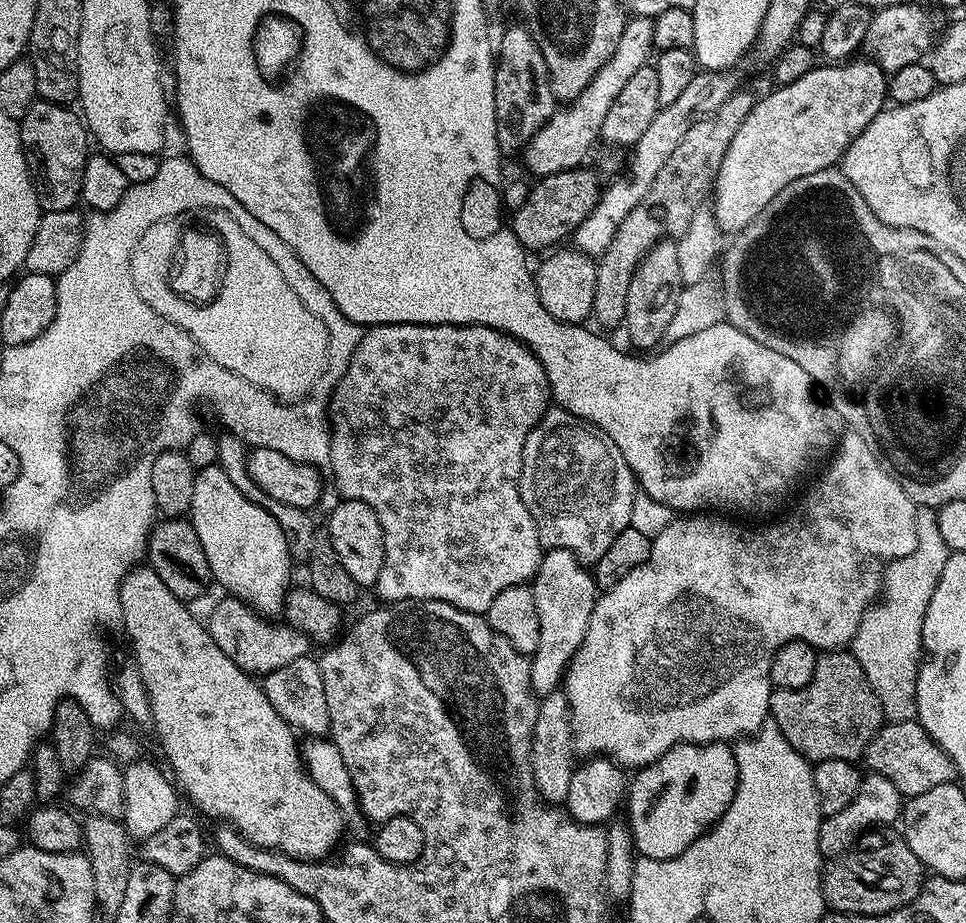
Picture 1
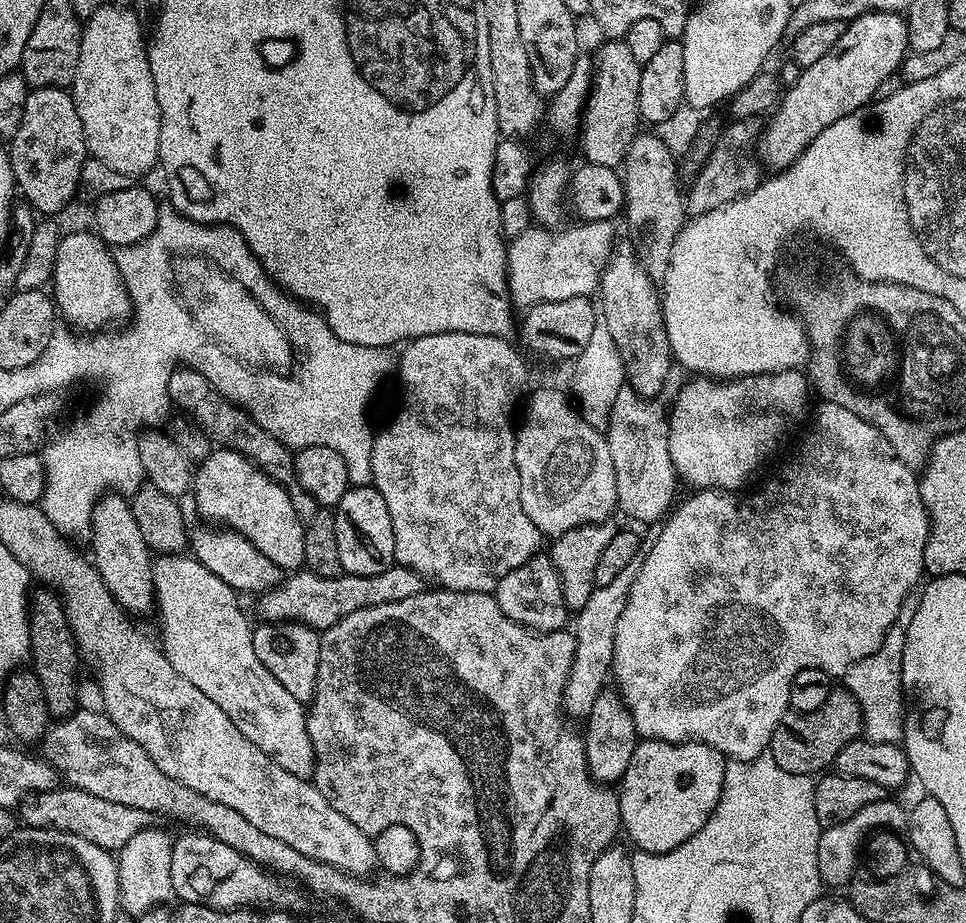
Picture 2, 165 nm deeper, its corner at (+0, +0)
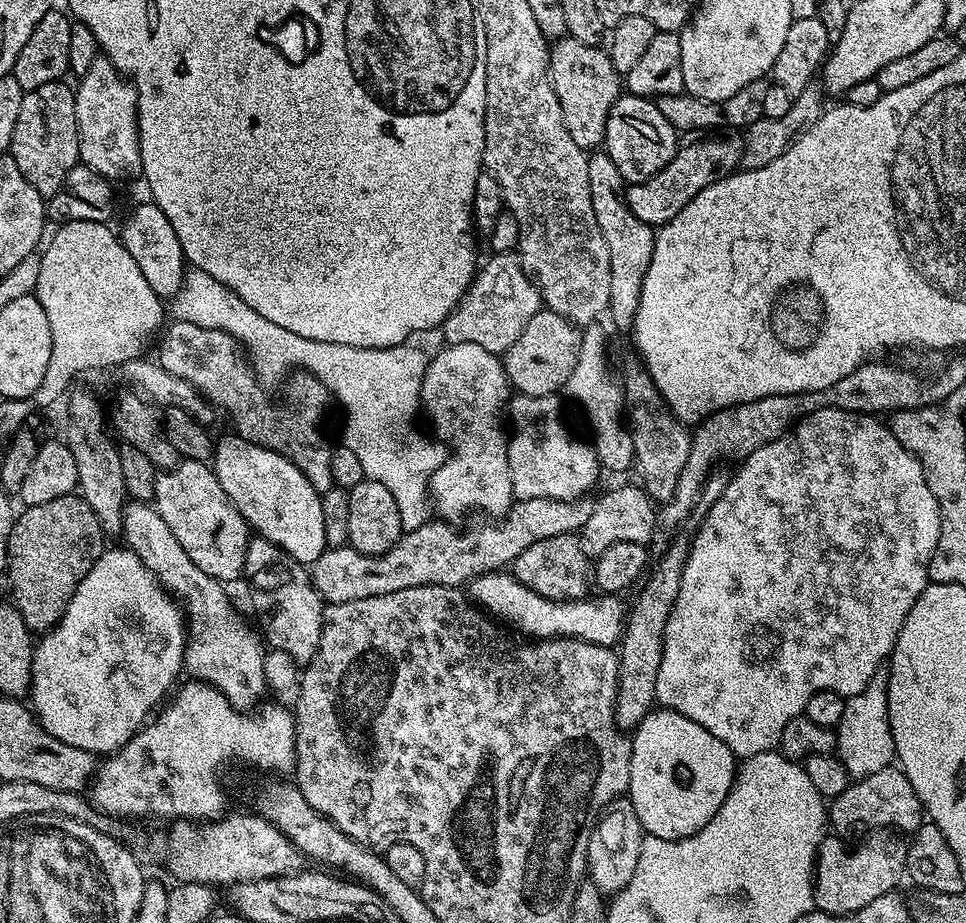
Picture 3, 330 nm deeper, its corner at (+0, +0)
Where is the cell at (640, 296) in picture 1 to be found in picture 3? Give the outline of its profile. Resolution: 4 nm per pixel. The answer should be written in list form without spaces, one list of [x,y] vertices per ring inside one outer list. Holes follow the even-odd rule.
[[[622,94],[607,118],[603,147],[628,184],[640,184],[662,171],[676,156],[676,127],[647,96]]]

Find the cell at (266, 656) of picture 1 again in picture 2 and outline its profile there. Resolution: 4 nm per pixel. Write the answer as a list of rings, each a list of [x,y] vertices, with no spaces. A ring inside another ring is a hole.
[[[393,566],[382,570],[382,574],[369,576],[319,576],[307,570],[296,570],[285,575],[277,588],[259,593],[256,612],[264,622],[297,620],[311,628],[323,630],[342,622],[346,614],[362,610],[366,606],[382,606],[386,602],[402,602],[402,598],[414,598],[414,594],[425,591],[426,581],[414,570]]]

